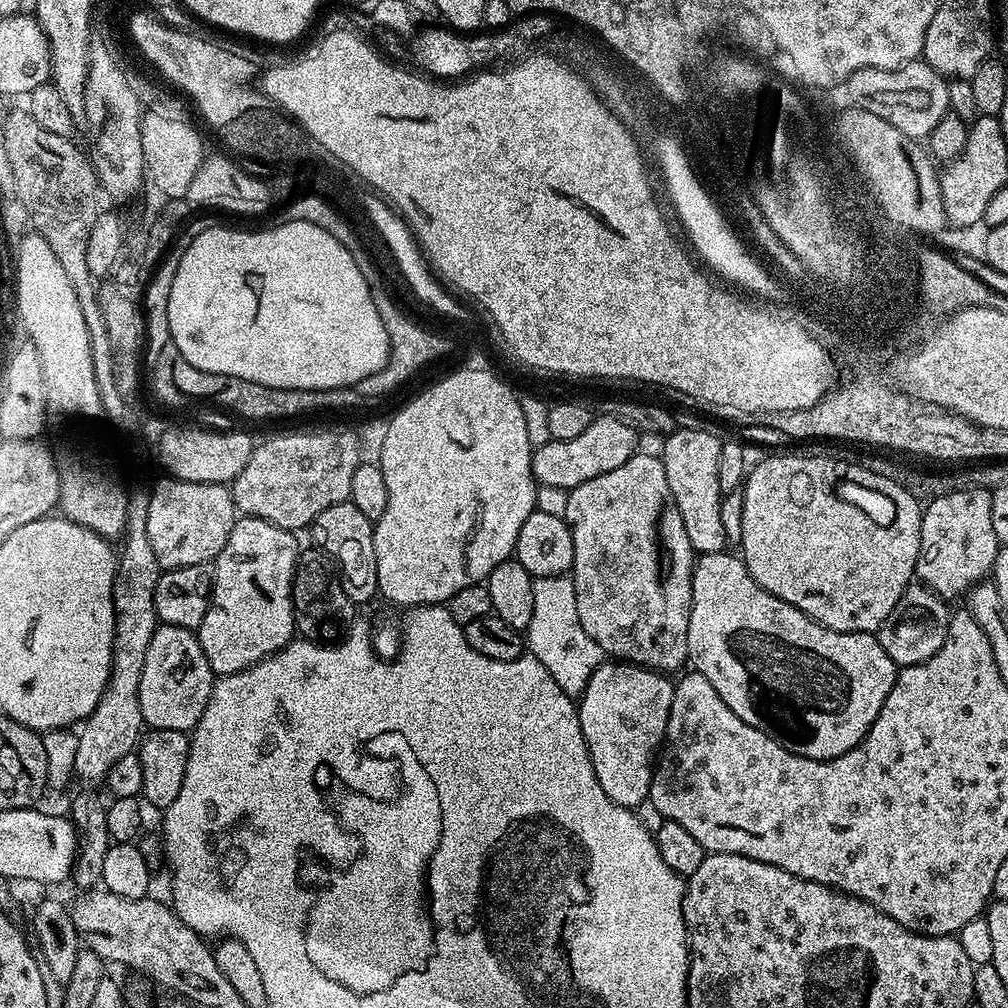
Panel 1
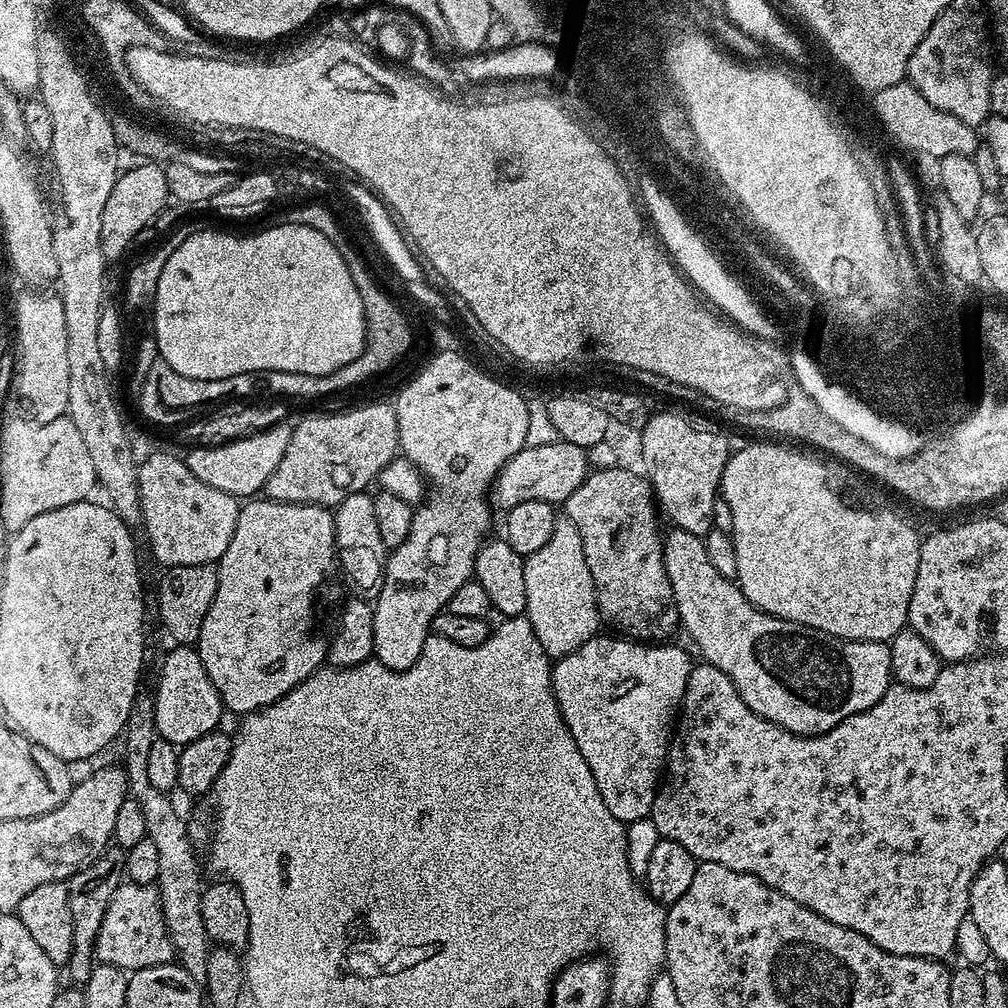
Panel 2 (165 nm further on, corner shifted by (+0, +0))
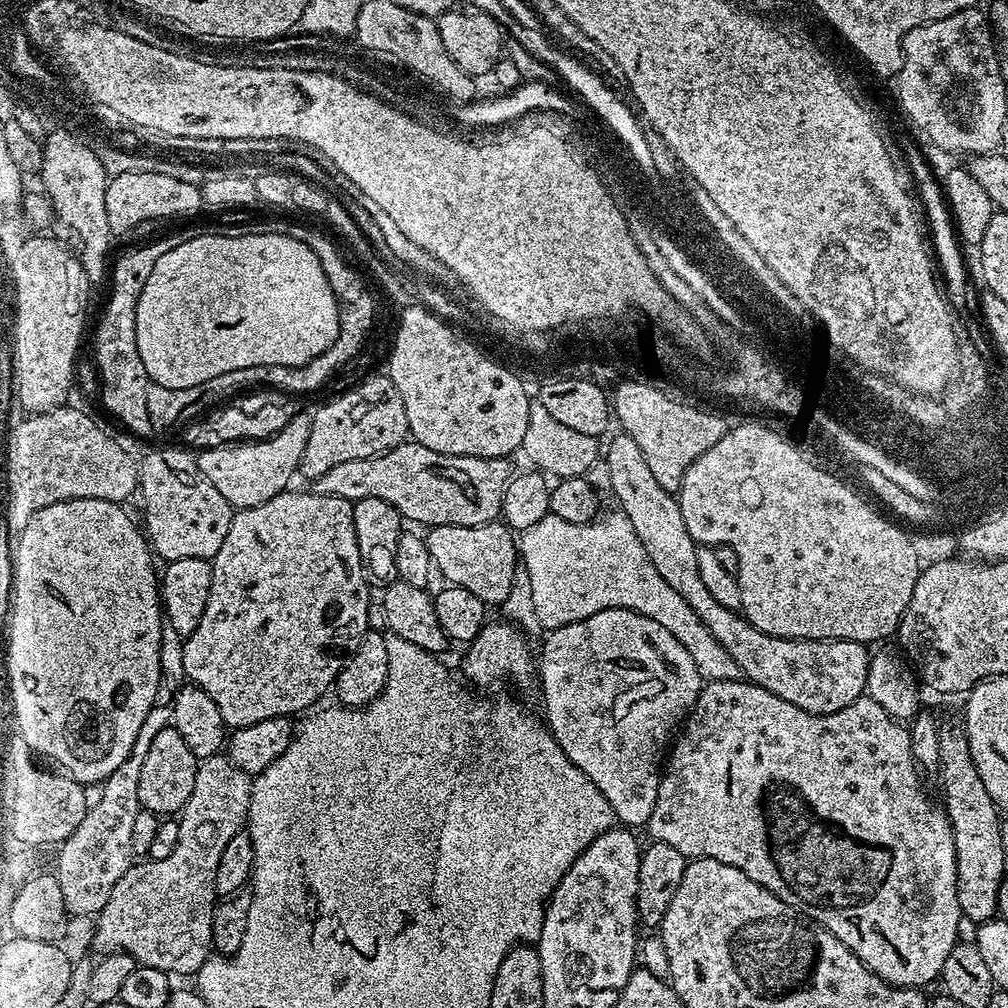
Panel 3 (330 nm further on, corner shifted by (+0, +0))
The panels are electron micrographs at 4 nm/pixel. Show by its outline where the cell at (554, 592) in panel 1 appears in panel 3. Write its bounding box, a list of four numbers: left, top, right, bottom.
[518,510,741,681]

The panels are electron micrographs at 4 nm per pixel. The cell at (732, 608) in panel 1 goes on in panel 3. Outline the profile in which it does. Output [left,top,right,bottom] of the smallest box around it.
[608,434,870,716]

